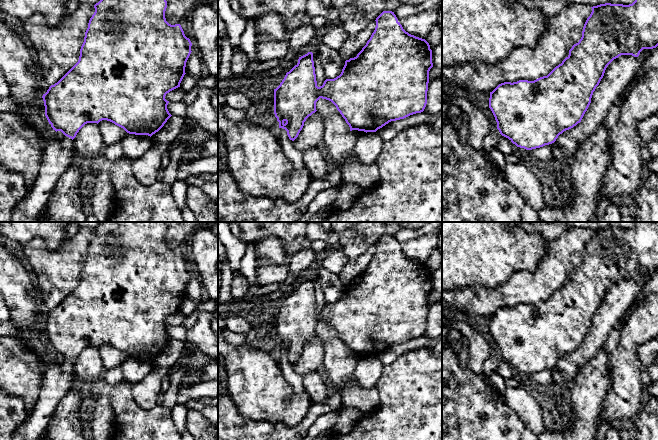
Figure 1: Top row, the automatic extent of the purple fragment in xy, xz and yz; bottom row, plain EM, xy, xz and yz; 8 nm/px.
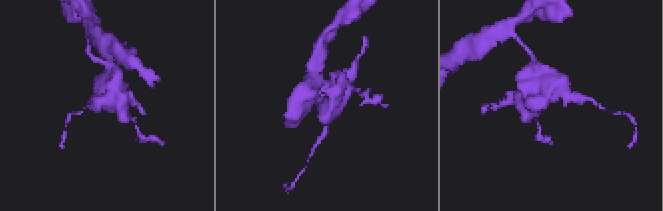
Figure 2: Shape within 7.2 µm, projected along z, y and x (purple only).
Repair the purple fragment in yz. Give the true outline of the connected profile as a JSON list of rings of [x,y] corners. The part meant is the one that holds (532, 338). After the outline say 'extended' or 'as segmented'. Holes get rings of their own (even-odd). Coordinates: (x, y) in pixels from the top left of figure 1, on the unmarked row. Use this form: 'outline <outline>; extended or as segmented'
outline [[[636,222],[629,229],[605,227],[591,232],[581,263],[572,270],[562,287],[547,300],[534,305],[504,306],[490,316],[489,332],[497,346],[497,353],[517,371],[532,374],[554,367],[560,358],[581,346],[591,327],[593,316],[614,283],[621,279],[638,281],[643,273],[658,270],[658,222]]]; as segmented

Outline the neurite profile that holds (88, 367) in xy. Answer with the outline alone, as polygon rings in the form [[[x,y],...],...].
[[[97,347],[85,348],[73,363],[74,377],[80,381],[99,384],[106,371]]]

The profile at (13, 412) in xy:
[[[0,391],[0,440],[12,440],[15,430],[27,417],[24,401],[20,397]]]

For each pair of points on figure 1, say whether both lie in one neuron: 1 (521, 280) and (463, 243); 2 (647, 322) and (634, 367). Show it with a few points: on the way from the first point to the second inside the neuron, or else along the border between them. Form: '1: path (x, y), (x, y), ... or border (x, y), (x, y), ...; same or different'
1: border (534, 270), (515, 271), (509, 277); different
2: path (636, 333), (631, 338), (631, 356); same

